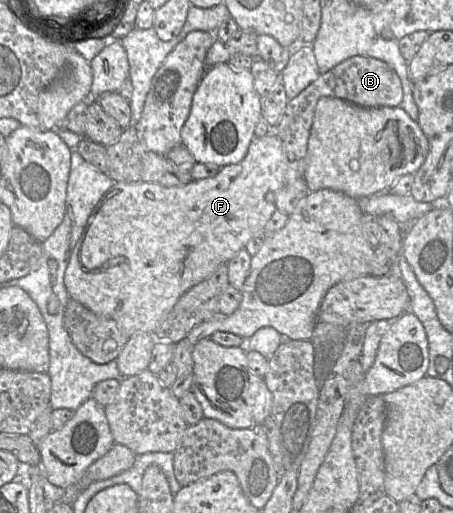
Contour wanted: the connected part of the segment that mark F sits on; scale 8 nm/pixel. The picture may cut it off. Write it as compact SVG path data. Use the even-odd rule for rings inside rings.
M274 131L261 137L254 137L245 157L240 162L221 167L212 177L195 179L182 186L163 186L144 181L114 183L94 207L71 253L64 275L64 284L70 298L80 302L99 316L113 319L127 336L131 337L135 333L154 333L186 291L206 279L220 264L227 263L246 246L252 237L264 233L265 225L275 211L292 214L298 202L310 192L312 191L309 191L303 175L287 159L283 143Z

